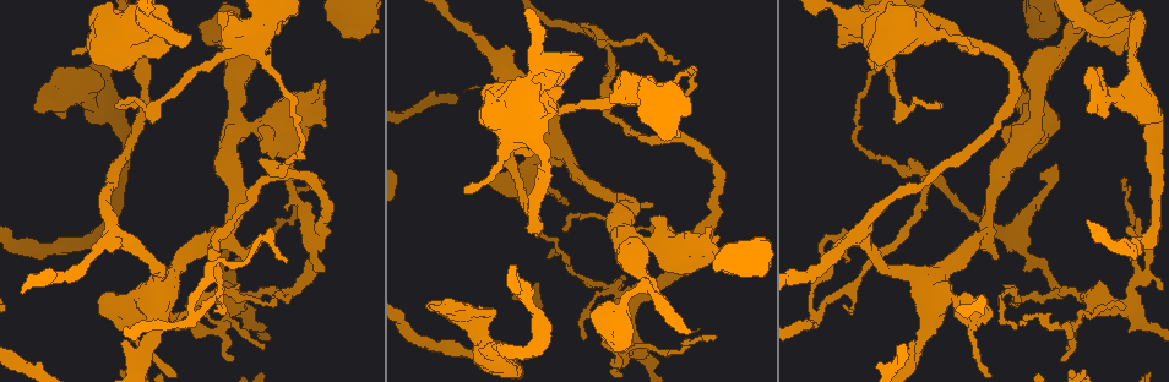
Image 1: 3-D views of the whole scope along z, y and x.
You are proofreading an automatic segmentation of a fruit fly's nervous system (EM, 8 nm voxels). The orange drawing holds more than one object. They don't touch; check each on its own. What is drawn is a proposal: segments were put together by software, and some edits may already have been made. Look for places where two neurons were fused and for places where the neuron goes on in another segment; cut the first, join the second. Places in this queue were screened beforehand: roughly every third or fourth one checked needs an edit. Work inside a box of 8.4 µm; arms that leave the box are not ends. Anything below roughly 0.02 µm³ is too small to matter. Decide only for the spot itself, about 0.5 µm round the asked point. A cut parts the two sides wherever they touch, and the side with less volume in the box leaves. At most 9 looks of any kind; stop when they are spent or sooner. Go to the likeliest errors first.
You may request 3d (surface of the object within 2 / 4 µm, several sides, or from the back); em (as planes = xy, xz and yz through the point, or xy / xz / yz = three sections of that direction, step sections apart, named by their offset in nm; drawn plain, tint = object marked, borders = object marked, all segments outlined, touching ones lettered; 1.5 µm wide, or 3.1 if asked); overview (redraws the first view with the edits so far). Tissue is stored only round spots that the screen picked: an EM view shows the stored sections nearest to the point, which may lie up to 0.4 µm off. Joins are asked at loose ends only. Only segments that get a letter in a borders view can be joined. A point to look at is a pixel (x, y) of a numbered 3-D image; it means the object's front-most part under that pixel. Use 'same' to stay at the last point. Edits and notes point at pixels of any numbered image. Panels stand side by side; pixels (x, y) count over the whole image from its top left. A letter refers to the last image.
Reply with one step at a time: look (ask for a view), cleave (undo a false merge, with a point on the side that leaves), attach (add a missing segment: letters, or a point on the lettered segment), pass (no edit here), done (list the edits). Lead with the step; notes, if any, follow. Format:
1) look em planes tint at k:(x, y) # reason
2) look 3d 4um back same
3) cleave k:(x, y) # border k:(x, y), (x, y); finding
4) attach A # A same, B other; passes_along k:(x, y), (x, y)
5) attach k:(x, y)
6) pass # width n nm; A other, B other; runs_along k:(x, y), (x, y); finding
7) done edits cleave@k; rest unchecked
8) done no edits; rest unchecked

look em planes borders at 1:(854, 139) # sharp bend

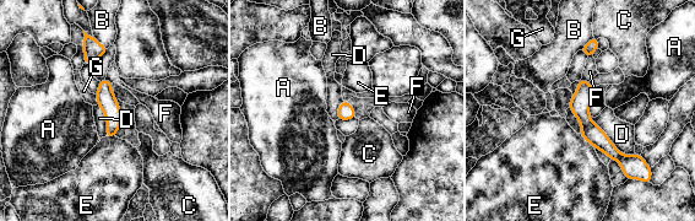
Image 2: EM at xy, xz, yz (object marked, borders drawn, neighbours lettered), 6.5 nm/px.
pass # longest_contact D 380 nm; A other, B other, C other, D other, E other, F other, G other; runs_along 2:(581, 84), (587, 127), (636, 162); one neuron here

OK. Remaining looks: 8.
look em planes borders at 1:(978, 54) # free end

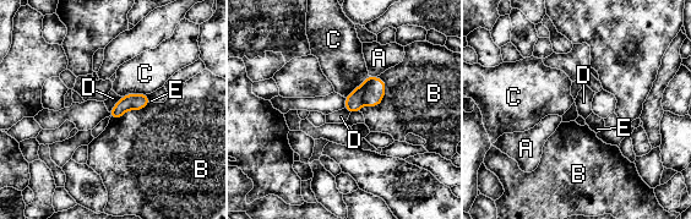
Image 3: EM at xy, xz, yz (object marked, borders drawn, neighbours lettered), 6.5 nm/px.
pass # width 100 nm; A other, B other, C other, D other, E other; border 3:(123, 97), (109, 111); none of them fits

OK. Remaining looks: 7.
look 3d 2um at 1:(710, 229) # an open end

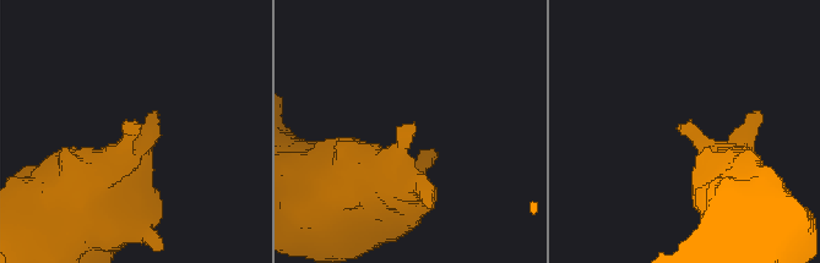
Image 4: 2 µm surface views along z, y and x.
look em planes tint at 4:(685, 130)

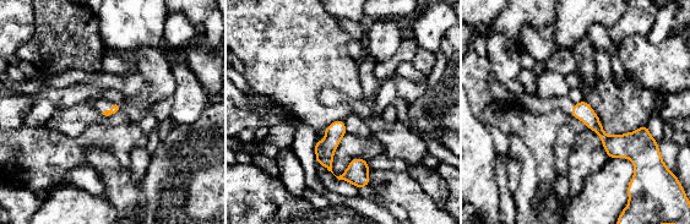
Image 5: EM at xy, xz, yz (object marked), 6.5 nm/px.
look em planes borders same # what lies round it

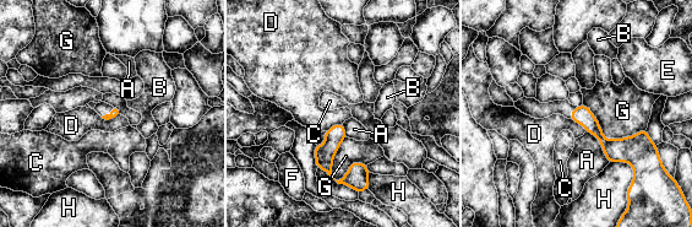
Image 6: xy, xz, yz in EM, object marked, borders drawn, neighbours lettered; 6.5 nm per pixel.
pass # longest_contact G 300 nm; A other, B other, C other, D other, E other, F other, G other, H other; runs_along 6:(575, 113), (609, 145), (647, 141); none of them fits

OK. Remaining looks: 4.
look em xz step 8 tint at 1:(216, 305) # branch stops here

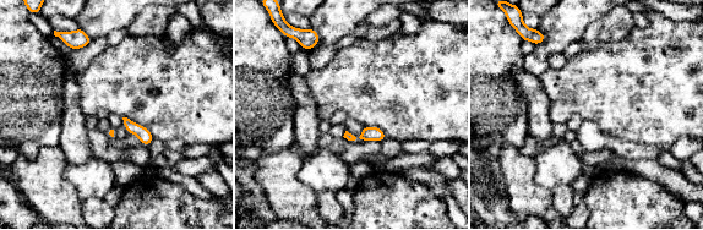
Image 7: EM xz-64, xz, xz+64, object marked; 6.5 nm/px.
look em planes borders same # cut it another way

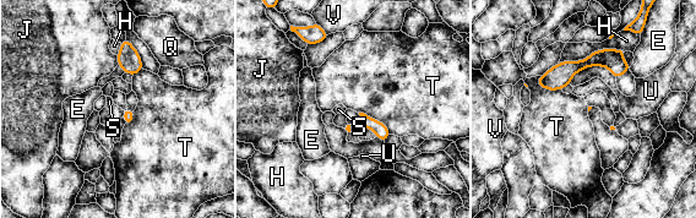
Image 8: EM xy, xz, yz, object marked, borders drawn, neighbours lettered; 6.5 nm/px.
pass # E other, H other, J other, Q other, S other, T other, U other, V other; border 8:(359, 112), (380, 120), (391, 134); none of them fits

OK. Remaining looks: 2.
done no edits; rest unchecked

